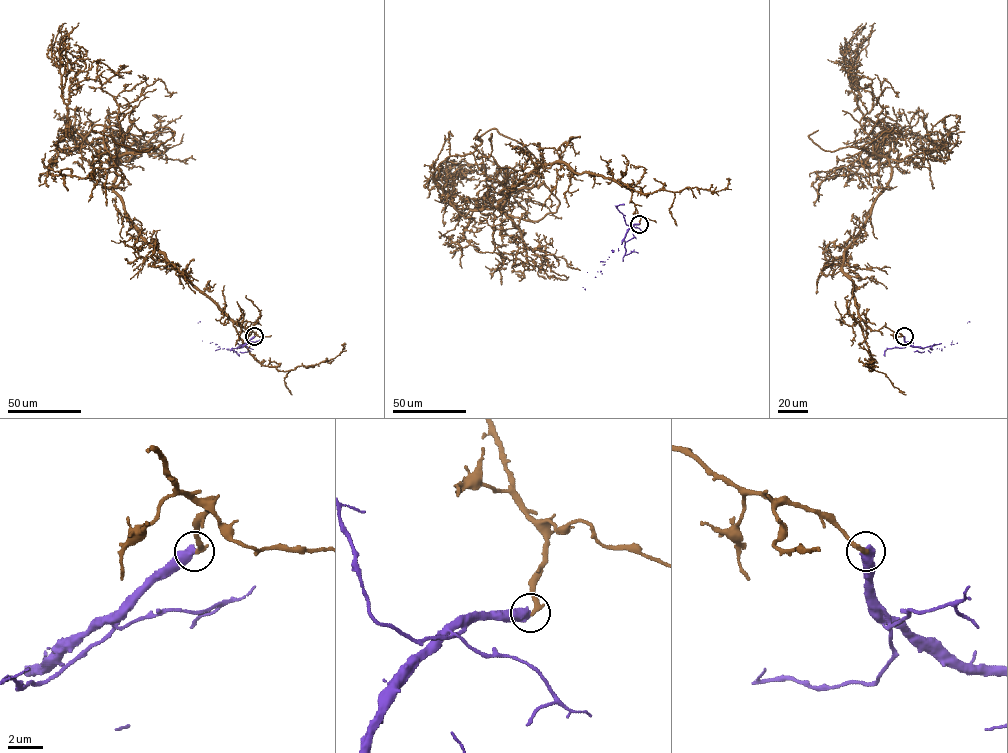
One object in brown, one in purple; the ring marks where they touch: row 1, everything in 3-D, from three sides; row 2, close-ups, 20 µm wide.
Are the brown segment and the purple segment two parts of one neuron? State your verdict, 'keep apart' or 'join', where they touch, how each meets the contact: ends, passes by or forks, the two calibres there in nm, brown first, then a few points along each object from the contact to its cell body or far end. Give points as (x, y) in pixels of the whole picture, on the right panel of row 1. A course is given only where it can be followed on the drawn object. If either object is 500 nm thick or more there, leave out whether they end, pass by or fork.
keep apart; place (904, 336); calibres 280 and 550 nm; course brown (904, 336), (860, 318), (842, 268), (890, 180), (889, 134), (863, 115), (849, 77), (875, 23); course purple (904, 336), (908, 344), (920, 346), (924, 351), (941, 349), (951, 342), (957, 343), (952, 341), (968, 321)

